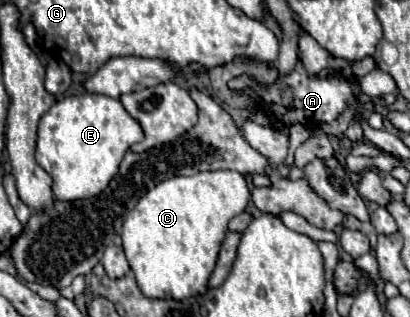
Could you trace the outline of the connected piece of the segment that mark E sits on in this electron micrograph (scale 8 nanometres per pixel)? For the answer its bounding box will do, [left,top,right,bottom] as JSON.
[35,94,143,202]

